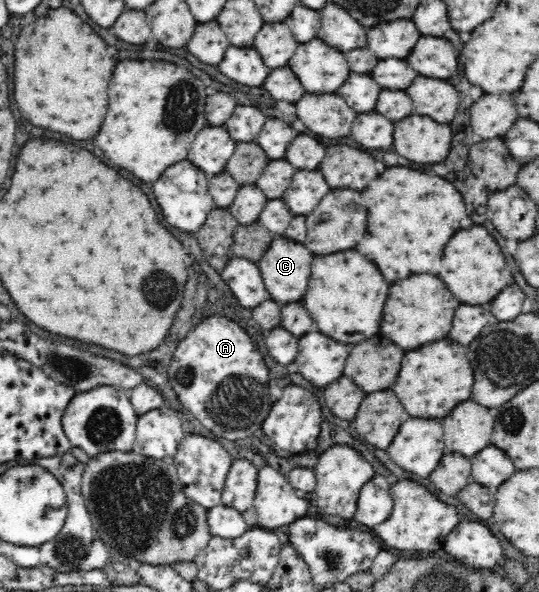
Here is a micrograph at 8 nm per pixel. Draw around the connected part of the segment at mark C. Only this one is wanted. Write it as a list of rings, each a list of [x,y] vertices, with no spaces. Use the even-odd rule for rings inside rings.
[[[284,236],[272,239],[270,247],[265,256],[256,263],[263,279],[263,284],[272,294],[274,302],[298,302],[306,288],[308,288],[308,278],[310,278],[310,264],[314,254],[306,248],[303,243],[290,240]]]

